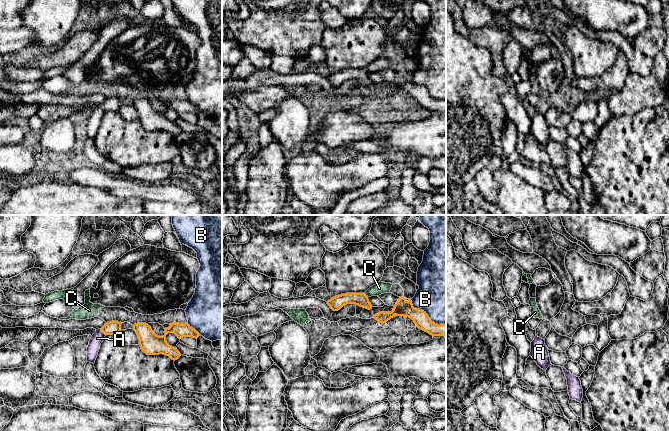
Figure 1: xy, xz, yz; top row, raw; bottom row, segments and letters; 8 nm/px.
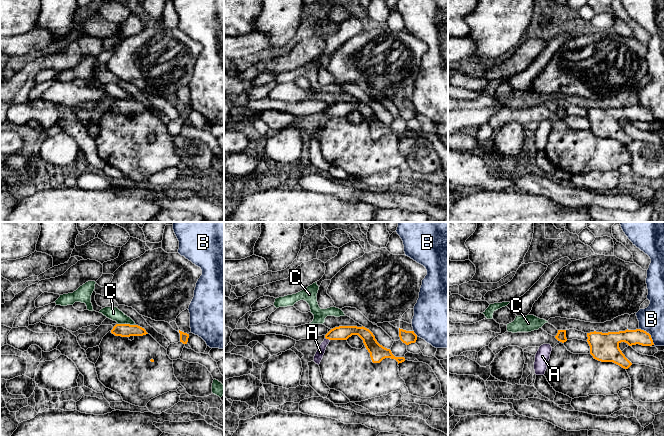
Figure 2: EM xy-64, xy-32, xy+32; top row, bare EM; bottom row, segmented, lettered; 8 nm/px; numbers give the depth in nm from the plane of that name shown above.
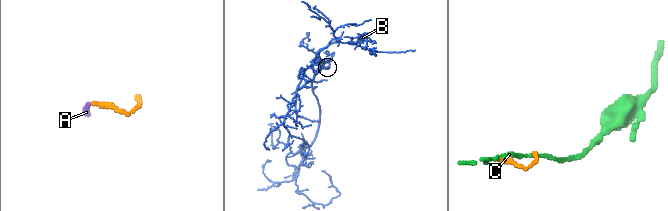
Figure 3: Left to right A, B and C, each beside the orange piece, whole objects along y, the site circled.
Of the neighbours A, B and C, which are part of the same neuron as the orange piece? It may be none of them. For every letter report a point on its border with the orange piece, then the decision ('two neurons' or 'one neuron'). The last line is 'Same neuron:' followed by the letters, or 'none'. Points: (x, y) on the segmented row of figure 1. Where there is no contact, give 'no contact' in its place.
A: xy (102, 332) | one neuron
B: xz (426, 314) | two neurons
C: xz (365, 295) | two neurons
Same neuron: A

